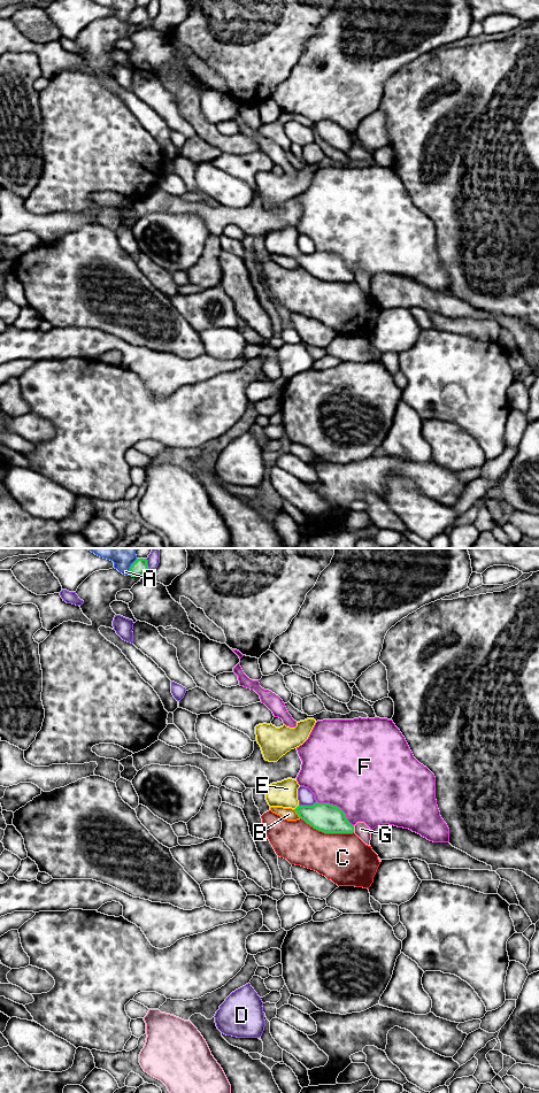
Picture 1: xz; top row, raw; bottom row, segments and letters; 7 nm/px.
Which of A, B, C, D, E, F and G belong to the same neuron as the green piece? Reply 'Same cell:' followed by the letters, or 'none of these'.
Same cell: E

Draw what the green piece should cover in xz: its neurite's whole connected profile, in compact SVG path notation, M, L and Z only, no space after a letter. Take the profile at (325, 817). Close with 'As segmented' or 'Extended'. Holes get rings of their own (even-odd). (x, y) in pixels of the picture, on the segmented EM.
M292 778L272 783L265 787L265 800L270 807L294 809L301 819L324 833L354 832L354 825L347 821L346 814L337 806L318 802L313 806L300 806L299 787L297 779Z. Extended

